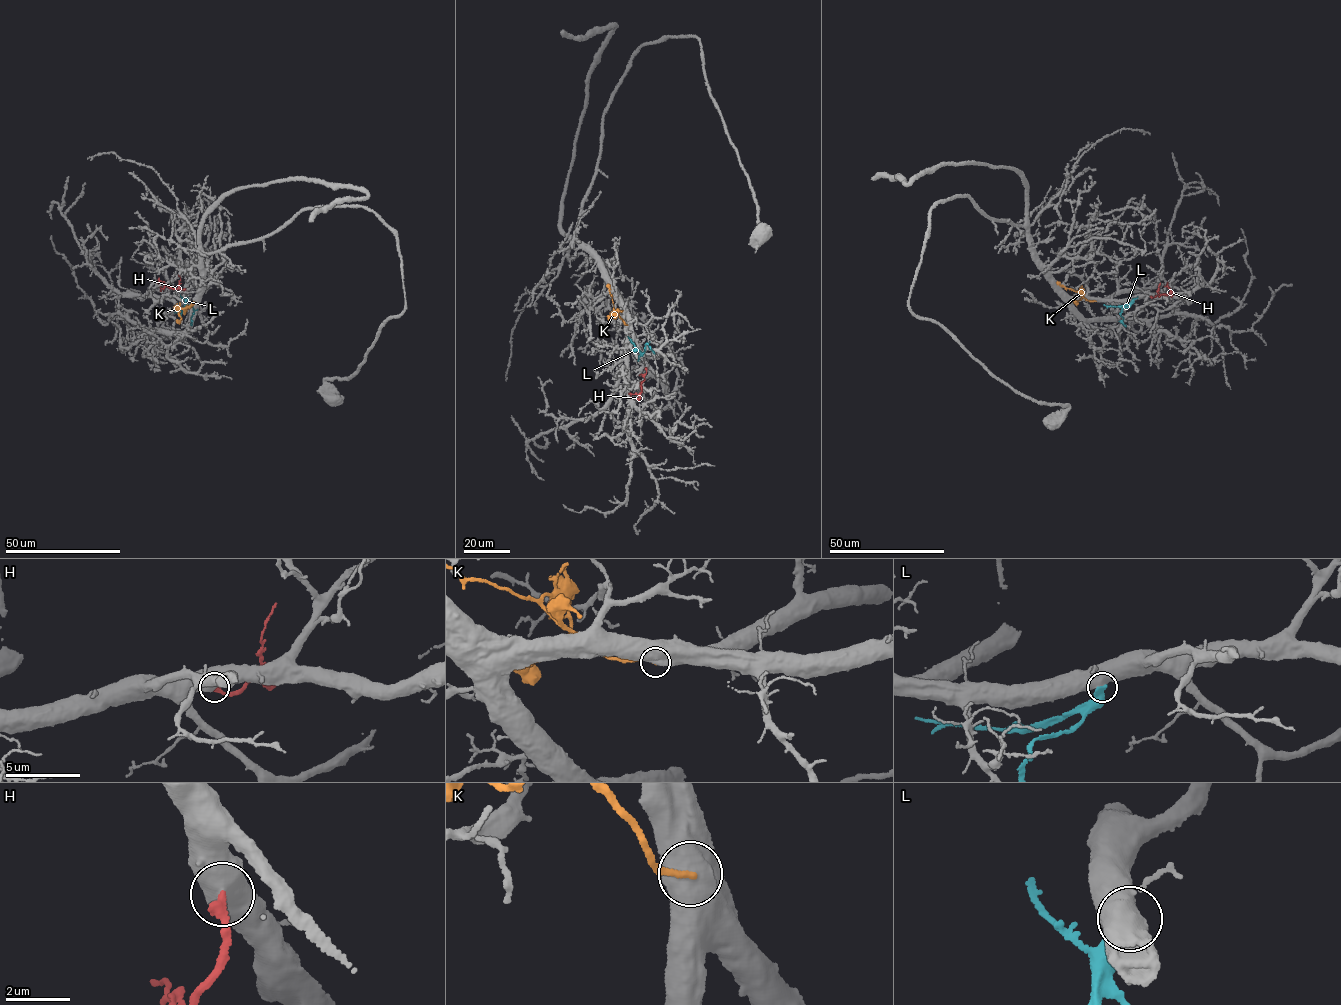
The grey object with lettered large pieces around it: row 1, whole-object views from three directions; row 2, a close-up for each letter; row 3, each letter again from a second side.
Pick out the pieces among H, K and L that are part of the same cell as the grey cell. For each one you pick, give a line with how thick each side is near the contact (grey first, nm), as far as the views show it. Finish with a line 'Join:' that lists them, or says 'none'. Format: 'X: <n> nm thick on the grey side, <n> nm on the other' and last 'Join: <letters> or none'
H: 800 nm thick on the grey side, 320 nm on the other
Join: H

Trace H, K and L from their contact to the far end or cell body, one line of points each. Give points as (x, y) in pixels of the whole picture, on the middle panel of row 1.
H: (646, 368), (640, 393), (629, 393)
K: (627, 324), (614, 310), (608, 284)
L: (642, 353), (647, 343), (654, 354)

